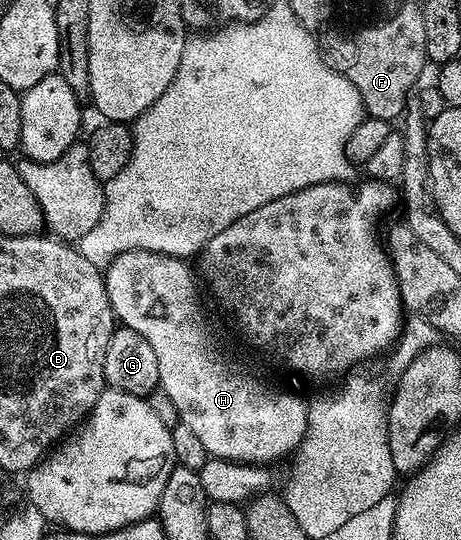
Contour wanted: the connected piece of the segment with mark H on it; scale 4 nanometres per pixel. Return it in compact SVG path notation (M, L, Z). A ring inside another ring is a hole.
M131 250L119 254L109 263L108 268L104 269L105 289L107 290L107 298L111 304L111 310L114 317L124 327L135 330L139 334L143 334L143 338L147 338L147 343L151 346L151 350L155 350L155 358L159 358L159 374L161 375L160 391L167 394L167 398L171 398L171 402L175 402L175 410L177 411L178 421L186 424L192 432L199 437L199 442L203 442L203 446L209 452L210 457L218 460L235 460L238 464L260 464L262 466L272 465L272 460L280 458L284 452L292 453L300 446L300 442L307 430L307 414L308 406L306 397L296 396L293 392L284 392L281 388L272 388L269 384L264 384L261 380L256 380L253 376L248 376L245 372L236 372L231 365L225 361L225 356L221 353L219 345L213 341L213 336L209 333L209 328L205 325L205 316L201 313L201 300L197 297L198 277L188 268L186 261L180 256L168 256L167 254L159 254L151 250Z

